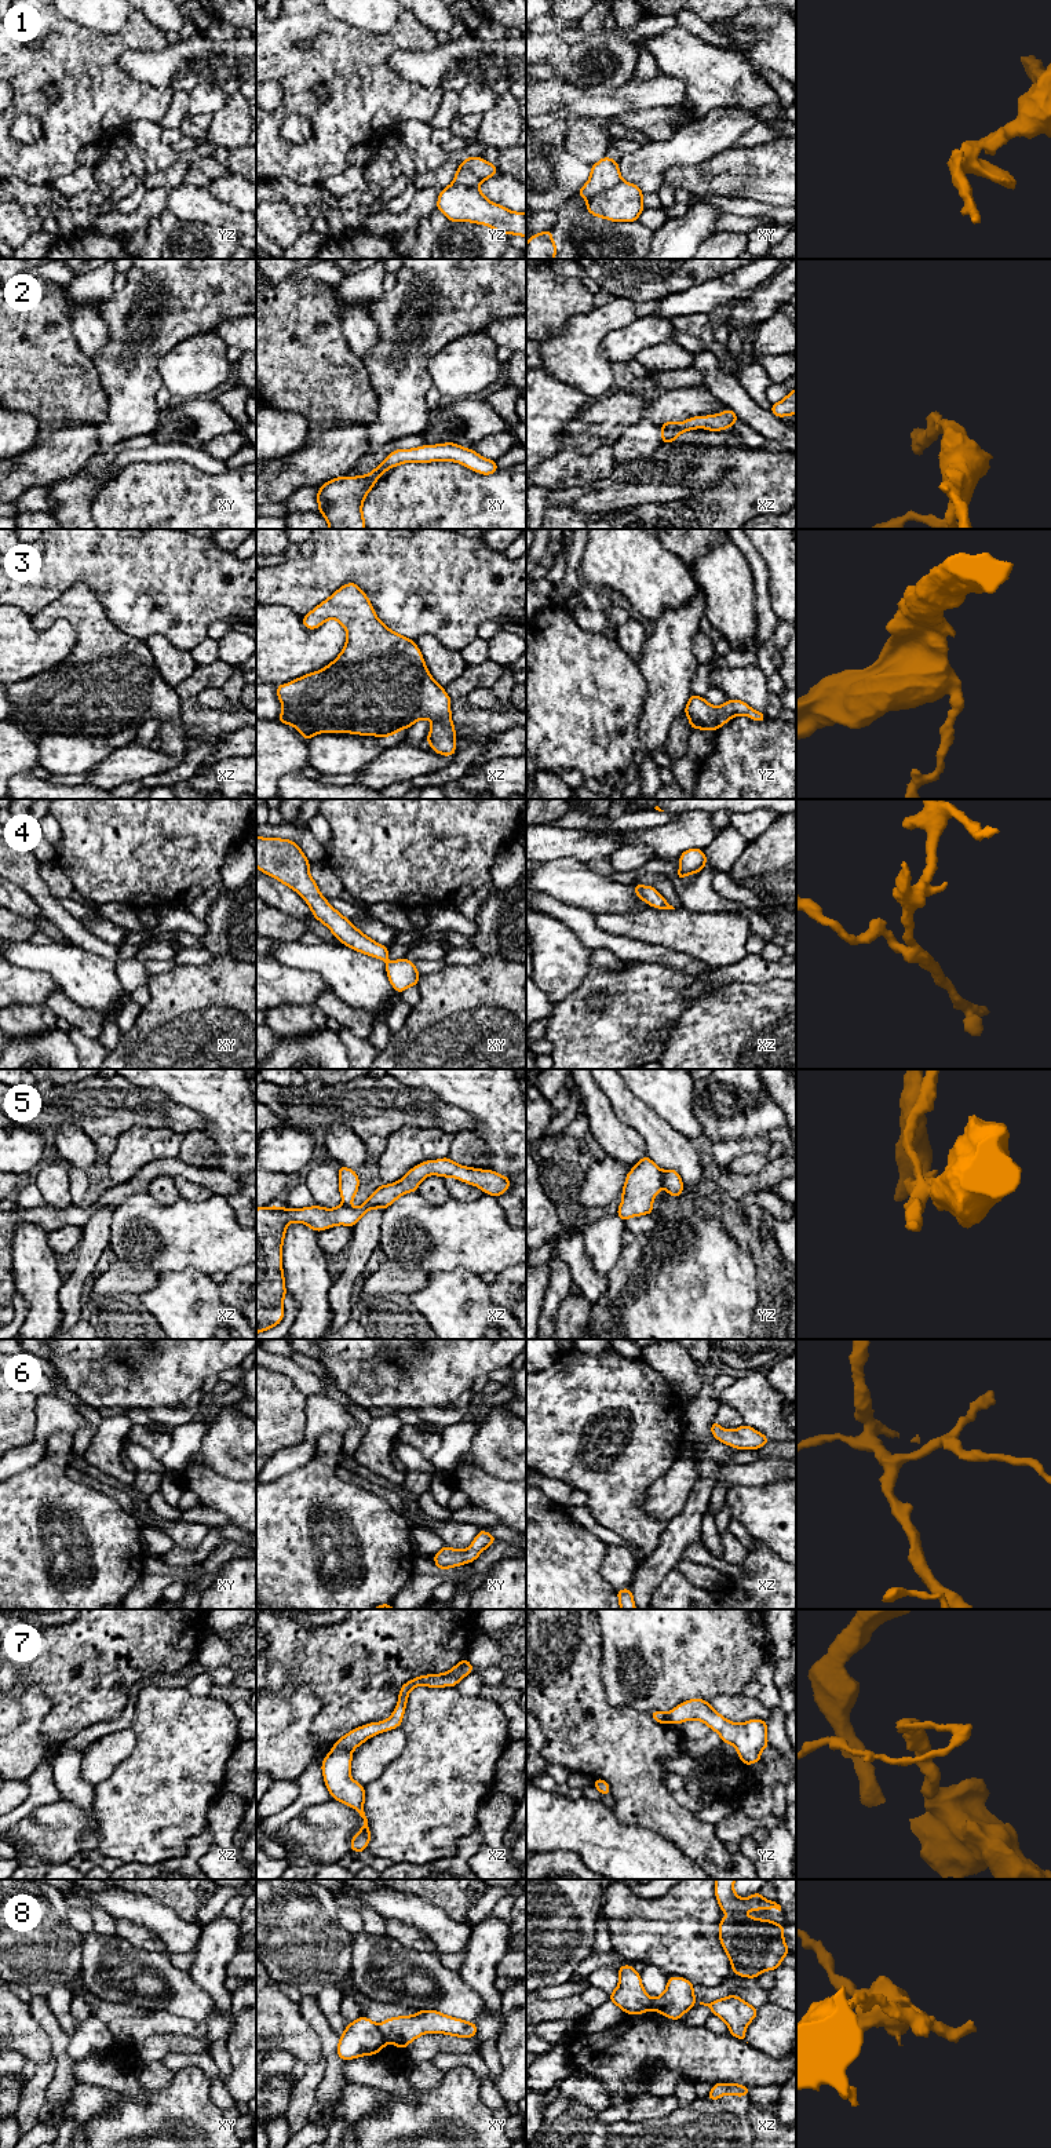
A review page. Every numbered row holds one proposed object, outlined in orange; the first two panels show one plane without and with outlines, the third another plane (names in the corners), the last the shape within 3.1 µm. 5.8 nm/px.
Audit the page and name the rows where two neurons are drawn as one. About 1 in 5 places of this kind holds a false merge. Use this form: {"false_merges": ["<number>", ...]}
{"false_merges": ["1", "5", "7", "8"]}

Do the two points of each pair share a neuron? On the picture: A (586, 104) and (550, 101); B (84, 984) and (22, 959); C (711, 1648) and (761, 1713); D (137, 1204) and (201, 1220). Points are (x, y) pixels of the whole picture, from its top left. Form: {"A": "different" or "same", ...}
{"A": "same", "B": "same", "C": "different", "D": "same"}

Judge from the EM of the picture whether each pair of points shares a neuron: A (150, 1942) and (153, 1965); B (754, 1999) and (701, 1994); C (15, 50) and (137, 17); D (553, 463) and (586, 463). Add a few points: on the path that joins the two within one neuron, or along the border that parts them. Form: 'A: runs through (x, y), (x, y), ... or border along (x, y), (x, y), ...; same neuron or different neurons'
A: border along (121, 1939), (143, 1950), (165, 1951); different neurons
B: runs through (741, 1990), (723, 1990), (714, 1994); same neuron
C: runs through (50, 57), (92, 57), (112, 46), (120, 46); same neuron
D: runs through (561, 463), (577, 463); same neuron

